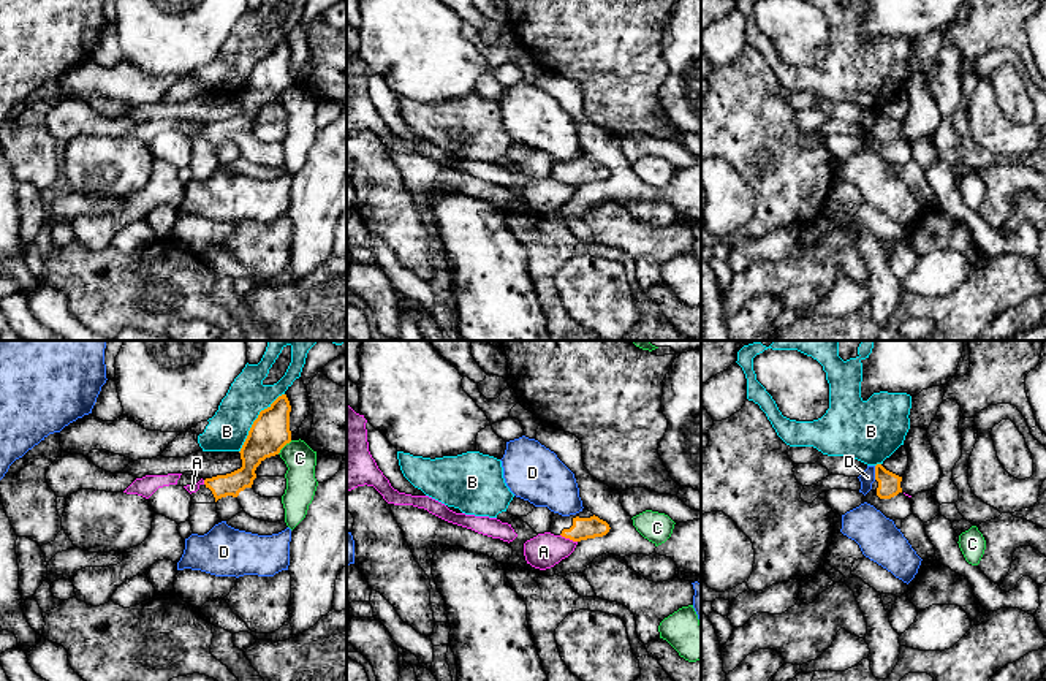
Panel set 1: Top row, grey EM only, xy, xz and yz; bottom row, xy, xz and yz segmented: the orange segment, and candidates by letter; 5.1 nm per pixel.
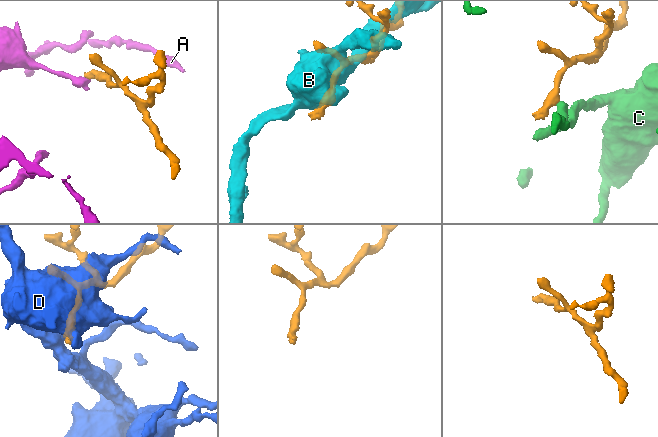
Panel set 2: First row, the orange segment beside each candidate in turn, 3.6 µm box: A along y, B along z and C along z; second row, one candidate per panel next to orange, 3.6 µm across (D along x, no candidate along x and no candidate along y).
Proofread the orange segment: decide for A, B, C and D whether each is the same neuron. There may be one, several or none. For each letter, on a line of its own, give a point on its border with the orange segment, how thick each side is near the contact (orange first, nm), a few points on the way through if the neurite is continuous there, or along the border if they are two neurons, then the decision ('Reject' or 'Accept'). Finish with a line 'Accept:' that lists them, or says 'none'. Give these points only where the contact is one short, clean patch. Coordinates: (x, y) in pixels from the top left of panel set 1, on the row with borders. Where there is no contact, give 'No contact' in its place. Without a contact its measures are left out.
A: Touches orange at xz (568, 537). Thickness 110 nm (orange) against 180 nm. Boundary: xz (560, 534), (576, 542). Reject
B: Touches orange at xy (255, 420). Thickness 200 nm (orange) against 200 nm. Reject
C: Touches orange at xy (284, 445). Thickness 200 nm (orange) against 160 nm. Boundary: xy (291, 441), (277, 453). Reject
D: Touches orange at yz (875, 472). Thickness 110 nm (orange) against 80 nm. Boundary: yz (874, 466), (875, 479). Reject
Accept: none

